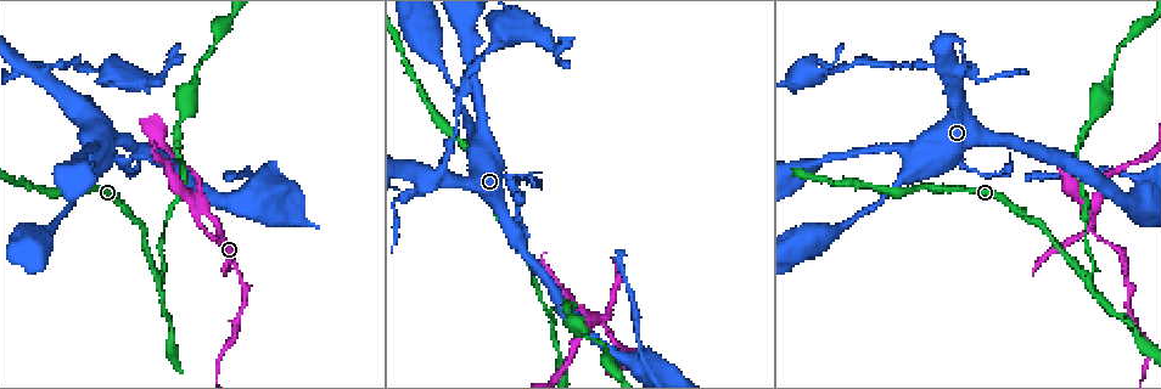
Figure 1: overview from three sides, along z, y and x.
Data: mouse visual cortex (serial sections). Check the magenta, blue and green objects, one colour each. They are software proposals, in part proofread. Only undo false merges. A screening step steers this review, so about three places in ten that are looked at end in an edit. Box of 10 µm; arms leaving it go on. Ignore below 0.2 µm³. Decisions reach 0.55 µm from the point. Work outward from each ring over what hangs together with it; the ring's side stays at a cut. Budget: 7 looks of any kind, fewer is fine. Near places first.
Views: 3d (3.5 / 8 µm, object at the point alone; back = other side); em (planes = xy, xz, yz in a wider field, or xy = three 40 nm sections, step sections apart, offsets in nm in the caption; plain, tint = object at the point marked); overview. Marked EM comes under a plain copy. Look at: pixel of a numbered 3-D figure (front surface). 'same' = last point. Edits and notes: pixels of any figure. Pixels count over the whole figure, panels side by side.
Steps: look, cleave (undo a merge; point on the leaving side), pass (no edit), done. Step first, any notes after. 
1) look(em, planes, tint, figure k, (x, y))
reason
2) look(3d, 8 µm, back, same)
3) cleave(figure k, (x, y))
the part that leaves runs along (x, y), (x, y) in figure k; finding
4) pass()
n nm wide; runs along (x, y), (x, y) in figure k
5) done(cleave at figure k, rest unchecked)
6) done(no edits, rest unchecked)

look(3d, 8 µm, figure 1, (475, 137))
thick turns thin

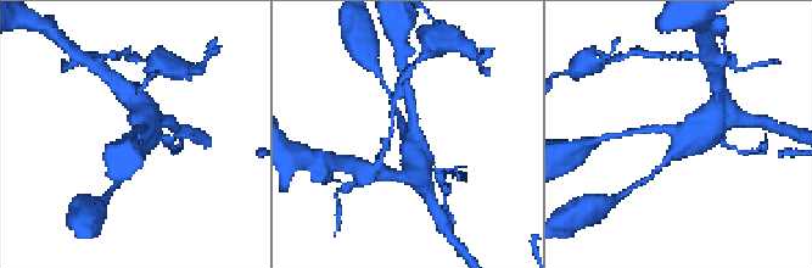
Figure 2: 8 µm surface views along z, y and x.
look(3d, 3.5 µm, same)

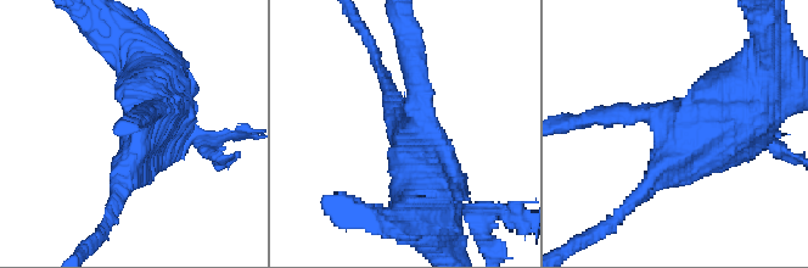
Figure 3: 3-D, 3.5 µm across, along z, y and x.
look(em, planes, tint, figure 3, (685, 147))
need the tissue

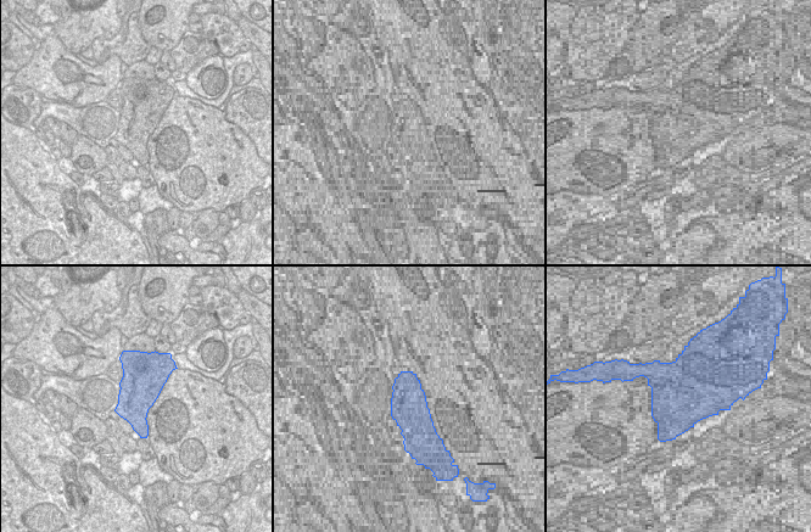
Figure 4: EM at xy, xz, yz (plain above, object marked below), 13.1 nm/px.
pass()
runs along (764, 84), (714, 113), (643, 193) in figure 3; continuous, no second cell

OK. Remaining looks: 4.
look(3d, 3.5 µm, figure 1, (589, 319))

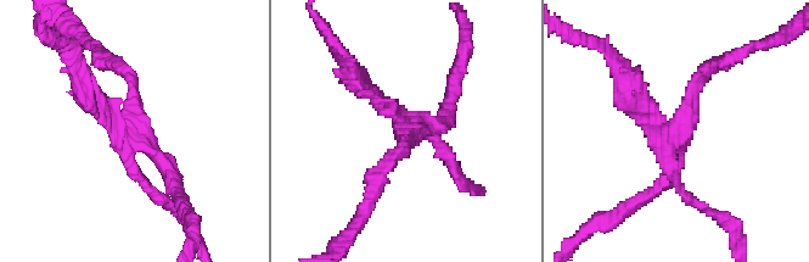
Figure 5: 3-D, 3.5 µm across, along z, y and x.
look(em, xy, step 2, tint, figure 5, (413, 124))
need the tissue

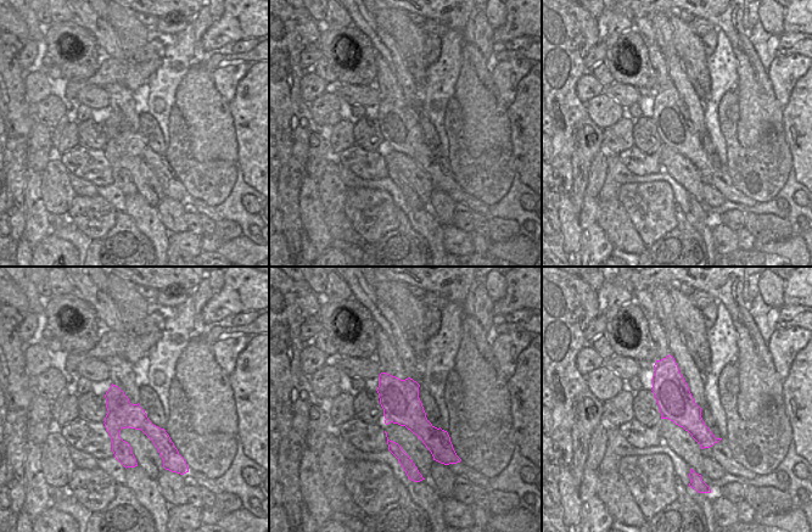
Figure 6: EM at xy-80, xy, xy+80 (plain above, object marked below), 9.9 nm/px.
cleave(figure 5, (101, 106))
the part that leaves runs along (667, 149), (683, 190), (726, 223) in figure 5; two cells meet here

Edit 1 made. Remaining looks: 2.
done(cleave at figure 5, rest unchecked)

